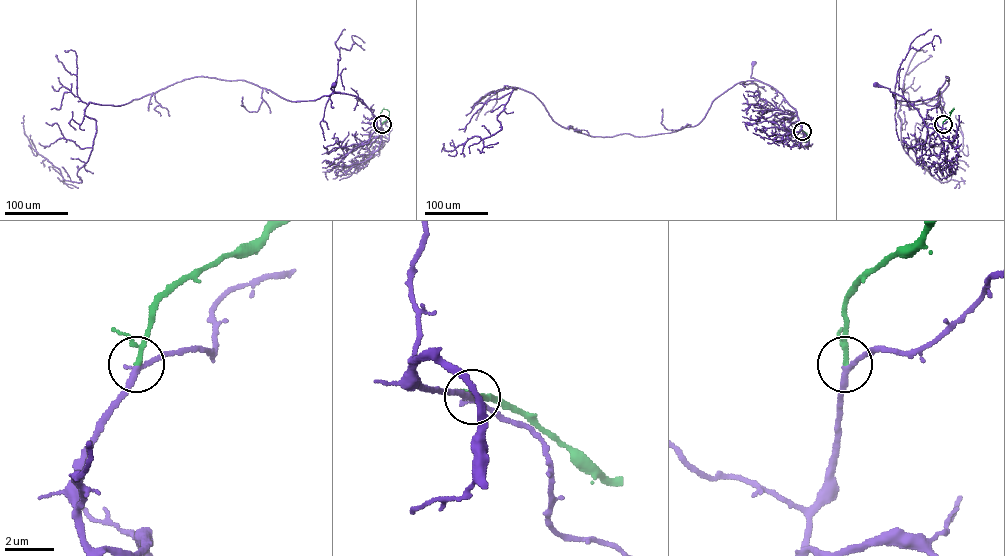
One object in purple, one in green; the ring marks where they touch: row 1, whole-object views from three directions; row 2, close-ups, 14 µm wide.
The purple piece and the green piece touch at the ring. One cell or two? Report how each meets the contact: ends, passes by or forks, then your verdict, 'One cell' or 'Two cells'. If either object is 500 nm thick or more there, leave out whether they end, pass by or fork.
At the ring purple passes by. At the ring green passes by. One cell

